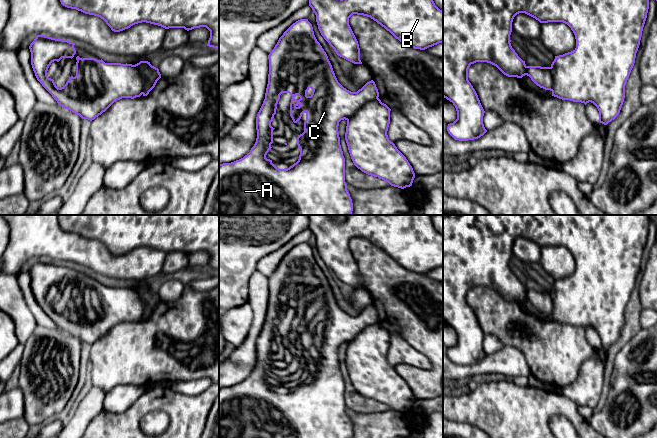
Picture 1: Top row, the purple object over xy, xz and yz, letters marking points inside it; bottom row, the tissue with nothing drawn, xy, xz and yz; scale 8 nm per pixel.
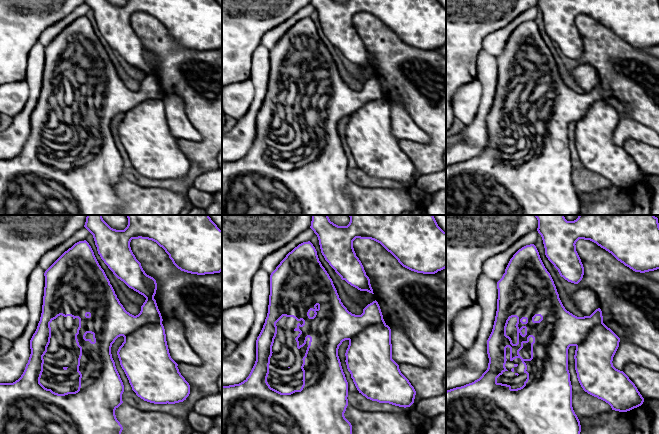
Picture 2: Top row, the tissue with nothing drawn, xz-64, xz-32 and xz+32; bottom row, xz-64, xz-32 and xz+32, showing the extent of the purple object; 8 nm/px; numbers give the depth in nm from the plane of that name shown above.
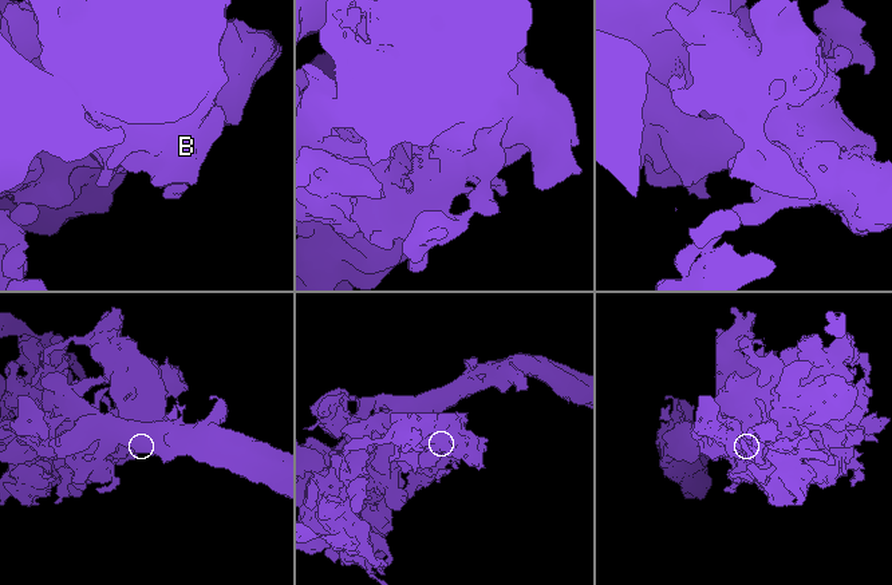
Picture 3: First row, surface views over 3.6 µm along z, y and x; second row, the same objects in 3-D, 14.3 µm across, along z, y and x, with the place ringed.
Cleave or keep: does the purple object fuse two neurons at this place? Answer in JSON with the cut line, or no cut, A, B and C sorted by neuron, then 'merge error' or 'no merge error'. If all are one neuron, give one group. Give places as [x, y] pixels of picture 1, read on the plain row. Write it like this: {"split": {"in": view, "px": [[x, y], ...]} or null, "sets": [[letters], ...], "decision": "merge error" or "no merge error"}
{"split": {"in": "yz", "px": [[530, 300], [544, 300], [549, 294], [552, 300], [552, 314]]}, "sets": [["A", "C"], ["B"]], "decision": "merge error"}

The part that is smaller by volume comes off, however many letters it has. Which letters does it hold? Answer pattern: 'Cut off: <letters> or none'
Cut off: B

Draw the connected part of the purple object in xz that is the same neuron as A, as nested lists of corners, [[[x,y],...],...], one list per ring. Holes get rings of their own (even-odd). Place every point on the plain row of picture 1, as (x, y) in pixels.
[[[308,243],[293,247],[279,262],[268,279],[269,298],[265,323],[256,341],[257,362],[250,376],[231,387],[219,388],[219,438],[352,438],[353,427],[345,406],[345,382],[340,369],[339,346],[351,342],[364,328],[378,323],[379,316],[373,304],[357,316],[344,312],[337,304],[328,280],[317,265]],[[282,317],[292,320],[290,340],[297,347],[306,338],[304,356],[297,361],[299,383],[287,393],[279,393],[266,379],[272,372],[271,346],[276,338]]]

